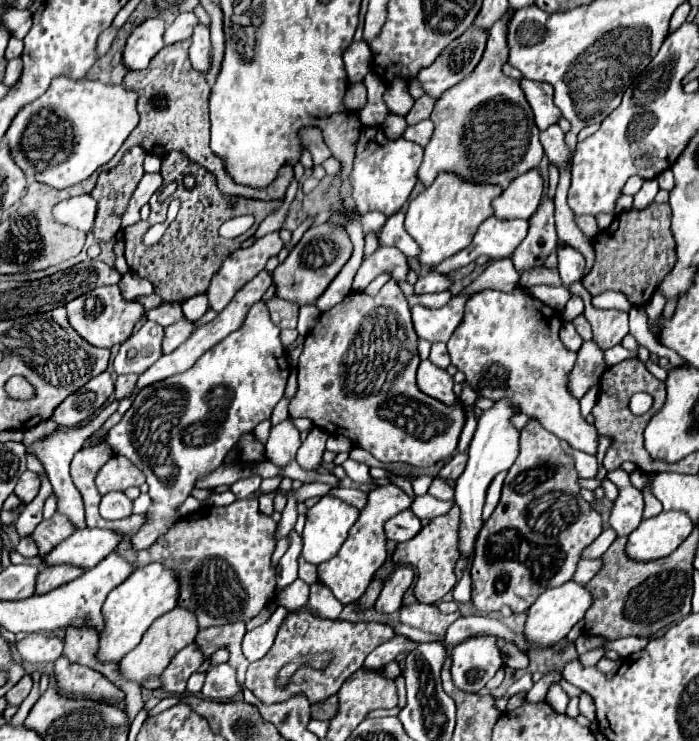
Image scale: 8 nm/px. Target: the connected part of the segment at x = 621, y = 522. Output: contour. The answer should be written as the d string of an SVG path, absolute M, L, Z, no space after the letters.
M623 468L607 472L607 478L619 488L619 496L613 502L613 508L609 514L609 524L617 532L617 536L627 536L643 520L641 518L641 514L643 514L641 492L631 486L629 474Z

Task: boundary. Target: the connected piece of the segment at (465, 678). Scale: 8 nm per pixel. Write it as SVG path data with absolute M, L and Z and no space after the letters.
M497 636L469 638L451 648L449 656L453 684L463 692L479 692L503 664Z

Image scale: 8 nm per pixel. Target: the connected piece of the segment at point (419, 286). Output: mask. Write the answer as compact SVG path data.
M429 270L427 274L419 276L419 280L415 284L415 292L417 294L443 292L443 290L449 290L451 284L453 284L453 280L447 274L433 274L433 270Z

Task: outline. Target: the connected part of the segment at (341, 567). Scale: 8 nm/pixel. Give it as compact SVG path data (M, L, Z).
M387 484L387 486L377 486L369 492L367 496L367 504L363 510L359 510L359 518L357 518L357 524L351 526L349 530L349 536L347 540L343 542L343 546L339 548L339 552L327 560L325 564L319 566L319 578L325 586L331 588L331 592L335 594L335 598L341 602L341 604L351 604L355 602L367 588L367 584L371 582L375 570L385 562L387 558L387 550L385 550L385 532L383 532L383 524L407 510L411 506L411 498L401 490L397 488L395 484Z

